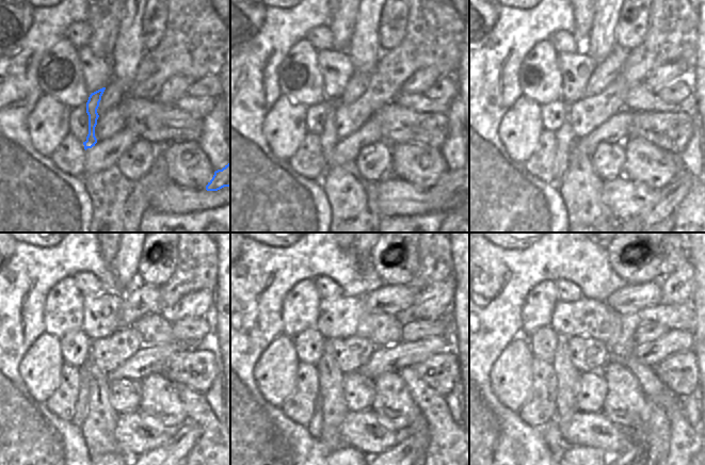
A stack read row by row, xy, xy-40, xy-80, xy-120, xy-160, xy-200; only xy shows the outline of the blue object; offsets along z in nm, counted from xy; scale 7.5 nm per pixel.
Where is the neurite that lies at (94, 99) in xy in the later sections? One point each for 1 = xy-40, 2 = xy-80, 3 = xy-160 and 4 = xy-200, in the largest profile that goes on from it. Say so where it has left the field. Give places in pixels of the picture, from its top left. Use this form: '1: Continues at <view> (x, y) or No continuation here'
1: Continues at xy-40 (329, 139)
2: Continues at xy-80 (565, 138)
3: Continues at xy-160 (314, 426)
4: Continues at xy-200 (557, 445).

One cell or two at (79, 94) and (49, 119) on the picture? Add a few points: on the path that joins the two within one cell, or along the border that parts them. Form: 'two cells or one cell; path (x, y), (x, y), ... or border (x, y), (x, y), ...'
two cells; border (44, 94), (50, 94), (70, 108)

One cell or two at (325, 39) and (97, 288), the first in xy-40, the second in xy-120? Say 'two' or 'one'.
one

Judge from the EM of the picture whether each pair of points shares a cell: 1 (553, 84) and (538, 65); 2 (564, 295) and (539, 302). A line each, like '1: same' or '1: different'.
1: same
2: different

